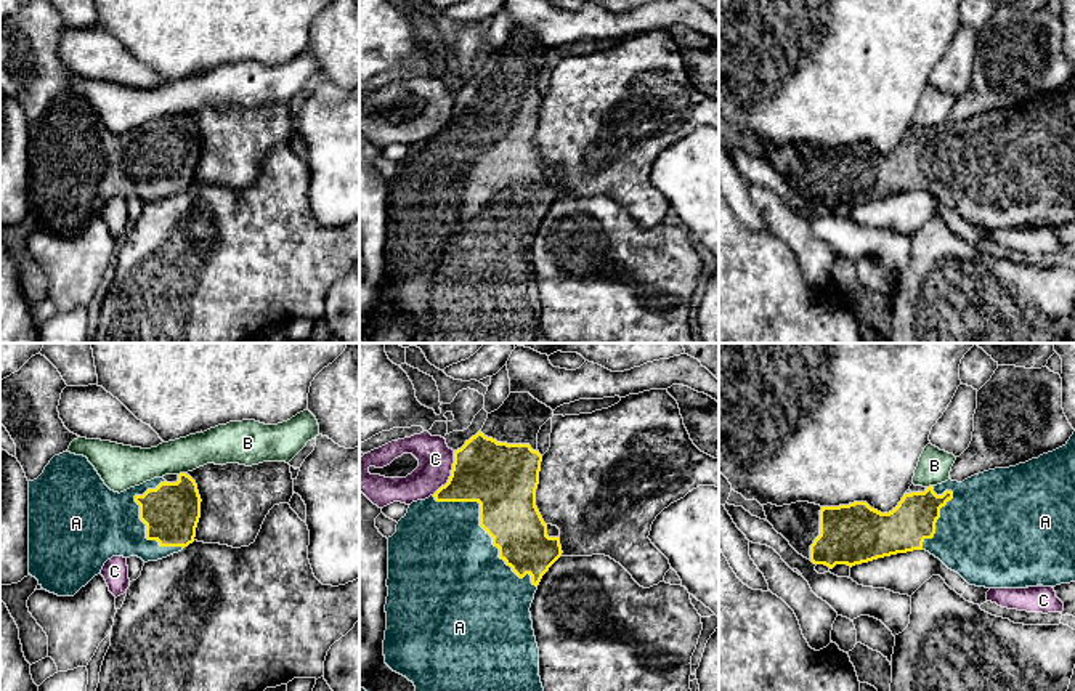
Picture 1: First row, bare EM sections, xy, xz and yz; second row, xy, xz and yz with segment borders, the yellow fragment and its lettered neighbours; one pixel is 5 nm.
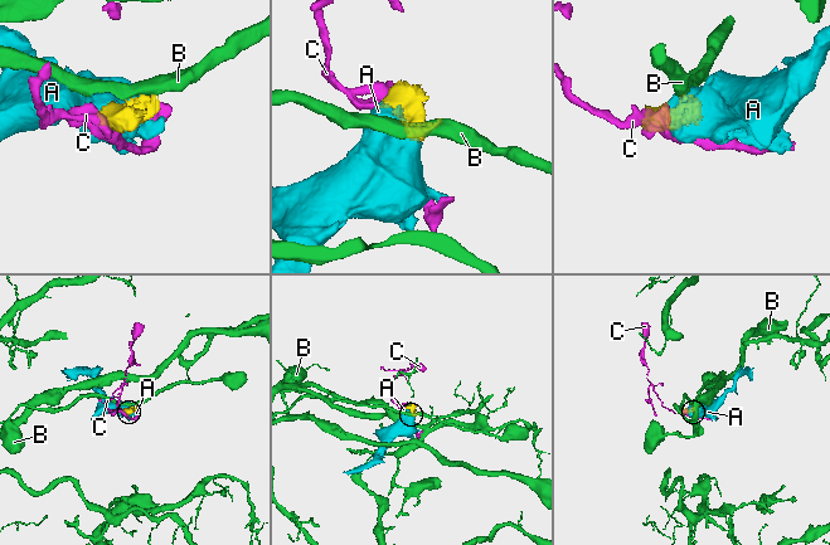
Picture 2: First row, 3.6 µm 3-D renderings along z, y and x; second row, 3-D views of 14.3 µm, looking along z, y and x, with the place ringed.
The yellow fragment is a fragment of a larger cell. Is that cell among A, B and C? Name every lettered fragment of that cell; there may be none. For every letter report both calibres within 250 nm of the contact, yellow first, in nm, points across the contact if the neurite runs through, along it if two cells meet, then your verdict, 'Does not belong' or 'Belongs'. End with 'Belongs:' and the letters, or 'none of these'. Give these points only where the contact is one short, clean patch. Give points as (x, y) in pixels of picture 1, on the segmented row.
A: Thickness 320 nm (yellow) against 500 nm. Belongs
B: Thickness 280 nm (yellow) against 190 nm. Does not belong
C: Thickness 340 nm (yellow) against 180 nm. Boundary: xz (454, 451), (450, 478), (432, 494). Does not belong
Belongs: A

